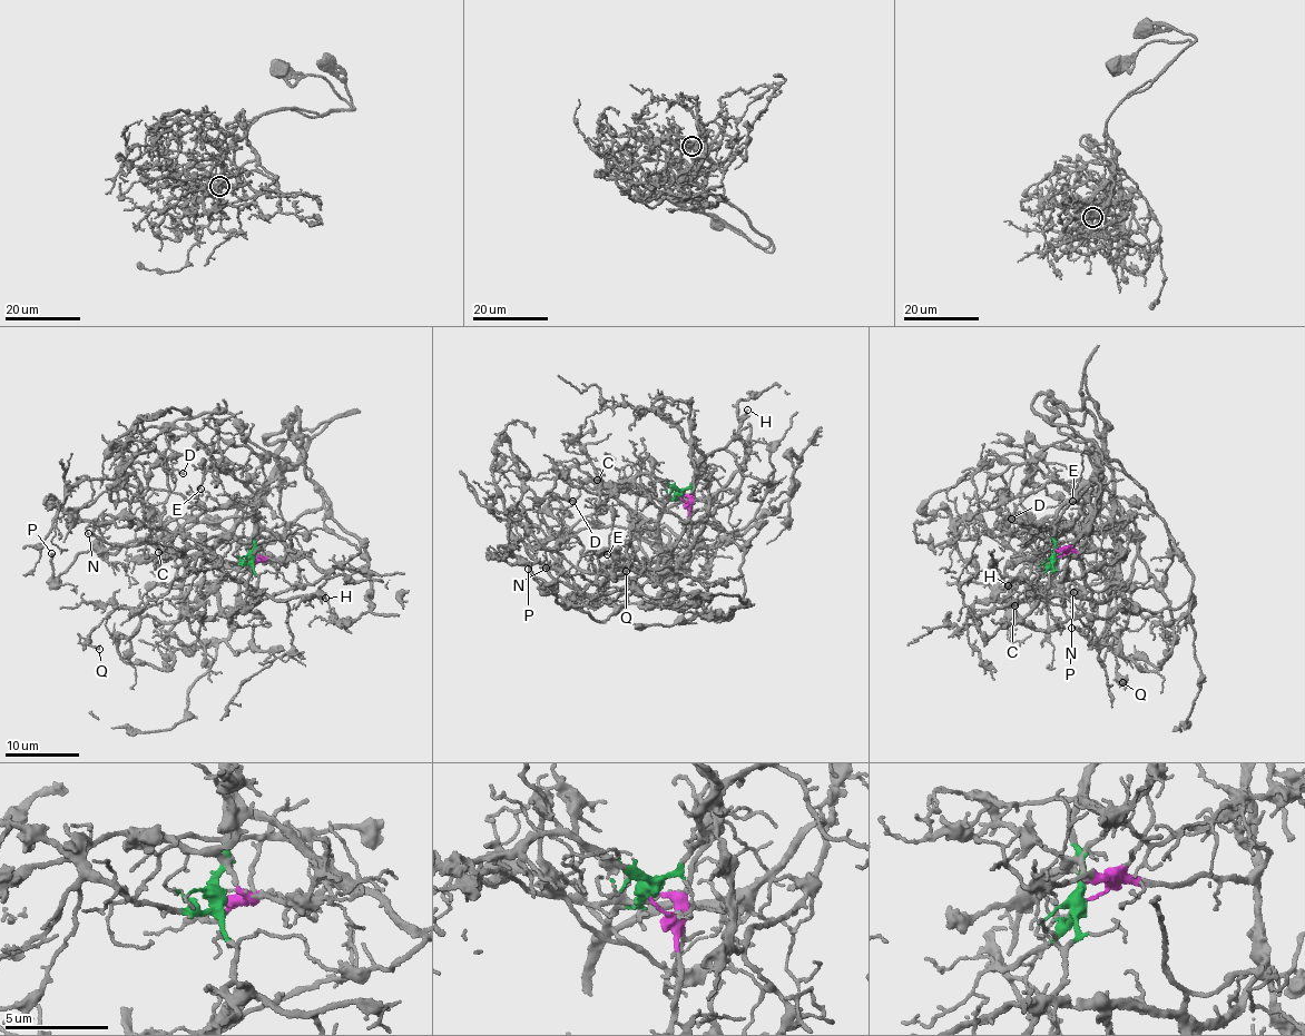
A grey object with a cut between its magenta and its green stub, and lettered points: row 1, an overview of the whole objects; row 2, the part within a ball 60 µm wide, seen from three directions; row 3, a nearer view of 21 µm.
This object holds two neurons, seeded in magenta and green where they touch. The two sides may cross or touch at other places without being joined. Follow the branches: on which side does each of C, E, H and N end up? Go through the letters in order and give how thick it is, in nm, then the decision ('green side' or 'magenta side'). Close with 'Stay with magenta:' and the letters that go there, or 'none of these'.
C: 110 nm thick; green side
E: 100 nm thick; green side
H: 140 nm thick; magenta side
N: 140 nm thick; magenta side
Stay with magenta: H, N

